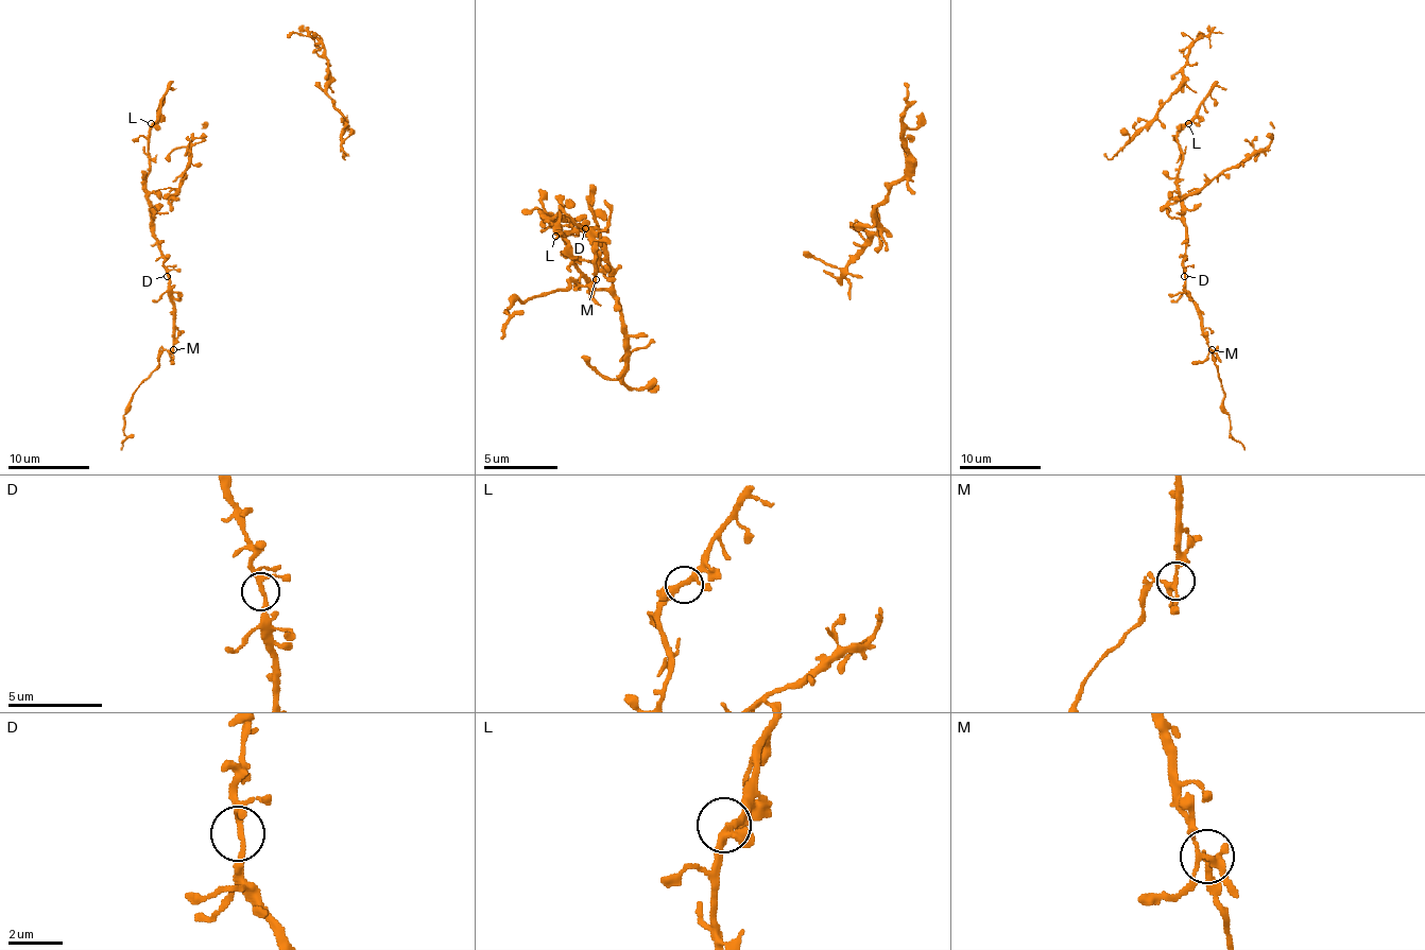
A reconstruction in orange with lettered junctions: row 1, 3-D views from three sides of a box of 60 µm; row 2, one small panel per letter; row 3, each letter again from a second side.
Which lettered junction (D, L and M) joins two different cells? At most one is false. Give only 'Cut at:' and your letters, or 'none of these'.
Cut at: M

